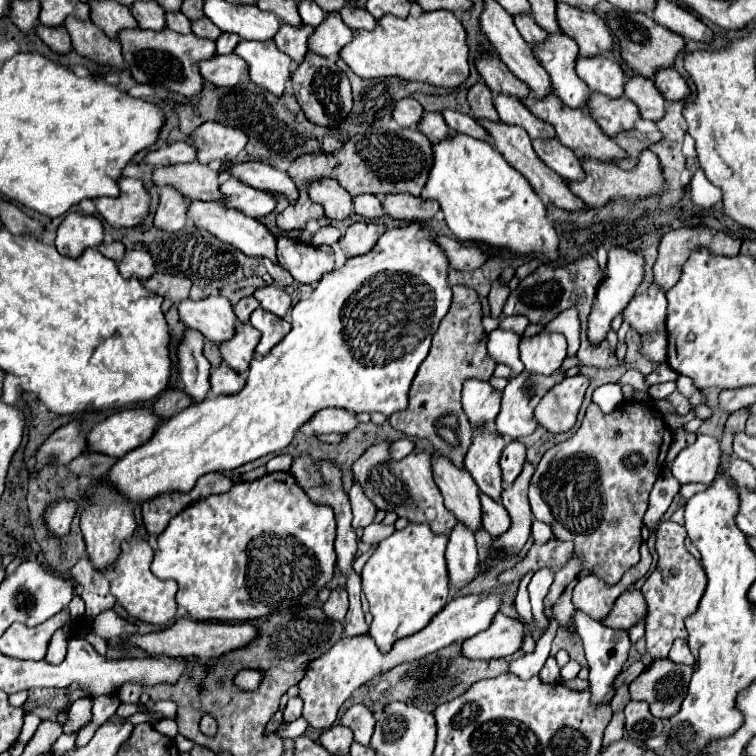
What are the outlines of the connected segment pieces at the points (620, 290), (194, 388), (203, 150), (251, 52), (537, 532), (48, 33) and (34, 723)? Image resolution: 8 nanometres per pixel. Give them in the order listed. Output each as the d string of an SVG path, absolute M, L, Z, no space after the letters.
M613 246L609 250L609 262L605 268L605 280L599 284L595 302L593 302L593 310L589 314L589 340L593 344L599 344L601 340L605 340L607 332L611 330L611 320L629 304L629 300L635 296L637 286L643 280L643 270L645 268L645 258L643 254L635 252L635 250L627 250L625 246Z
M185 330L183 342L177 346L177 372L185 392L195 400L203 400L209 392L211 364L203 356L203 336L197 330Z
M205 122L193 134L191 142L197 148L197 160L209 164L211 160L233 160L247 144L241 128L229 128L221 122Z
M241 40L233 52L249 64L249 76L253 84L267 88L275 96L283 94L285 82L291 74L291 60L275 46L273 40Z
M534 520L531 527L531 536L536 544L545 544L554 535L551 527L543 522Z
M37 24L35 34L47 44L51 46L51 50L59 52L59 54L67 54L71 50L71 38L65 30L65 26L57 26L57 28L49 28L43 24Z
M32 713L25 714L24 724L19 735L18 741L26 745L33 737L40 723L41 719L38 716Z

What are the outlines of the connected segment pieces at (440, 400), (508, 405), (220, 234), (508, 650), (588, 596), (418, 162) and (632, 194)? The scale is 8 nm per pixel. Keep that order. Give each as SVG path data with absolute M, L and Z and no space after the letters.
M453 286L451 310L443 318L439 330L435 332L429 356L423 360L423 364L421 364L421 368L413 380L413 386L409 392L409 408L391 416L391 426L395 430L403 432L409 438L429 440L441 454L449 456L453 460L453 464L459 468L463 466L465 452L471 446L471 424L469 424L469 418L465 416L465 412L461 408L463 382L469 378L487 378L489 380L493 376L495 366L497 366L497 362L493 358L489 358L489 354L487 354L487 332L483 330L481 318L483 318L483 312L481 312L481 302L479 302L477 292L473 288L467 288L467 286Z
M523 370L519 376L513 376L503 390L501 412L497 414L497 432L509 440L533 434L537 428L537 420L533 416L535 406L541 396L545 396L563 378L565 370L557 370L551 376L537 376Z
M193 200L189 204L189 218L193 218L197 228L203 228L207 232L211 232L213 236L217 236L221 242L227 242L231 246L235 246L237 250L241 250L247 256L257 256L257 258L269 258L269 260L277 260L275 256L275 236L255 218L245 216L239 210L233 208L225 208L221 202L199 202Z
M497 612L487 630L463 642L463 654L473 660L507 658L519 652L521 646L523 646L523 622Z
M641 544L641 560L635 568L631 568L629 572L623 574L623 578L609 586L605 584L599 576L593 574L585 574L581 576L581 580L577 582L575 590L573 590L573 604L577 610L583 610L585 614L589 614L595 620L601 620L609 614L613 602L617 600L617 596L621 596L631 584L635 584L639 578L643 578L651 566L653 558L647 550L647 544Z
M395 128L395 130L367 130L365 134L355 134L351 136L343 148L335 154L303 154L299 156L293 166L289 168L289 176L293 182L299 186L299 200L295 206L287 206L279 216L277 216L277 226L285 232L289 230L301 230L305 228L305 222L309 219L320 219L325 216L323 207L309 200L307 194L307 182L315 180L319 176L325 178L335 178L339 184L351 194L375 194L375 196L385 196L385 194L413 194L419 196L431 168L431 142L415 128Z
M649 150L641 152L639 162L633 170L623 170L613 162L599 162L591 158L583 158L581 164L585 170L585 180L567 182L567 186L573 190L575 196L579 196L587 206L593 206L593 208L601 208L615 198L627 198L631 202L637 202L647 196L657 196L663 190L663 172L659 168L659 160Z

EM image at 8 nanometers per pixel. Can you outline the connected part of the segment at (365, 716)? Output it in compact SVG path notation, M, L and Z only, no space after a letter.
M355 704L351 706L343 718L341 718L341 724L351 728L353 734L355 734L355 740L359 744L369 744L371 736L373 736L373 726L375 726L375 718L371 714L371 710L363 704Z

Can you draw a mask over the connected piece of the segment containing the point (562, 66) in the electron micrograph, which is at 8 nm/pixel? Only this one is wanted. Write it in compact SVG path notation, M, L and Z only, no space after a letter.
M549 34L545 42L533 46L533 54L547 70L555 94L571 108L587 108L589 88L575 74L575 58L579 48L571 36Z

